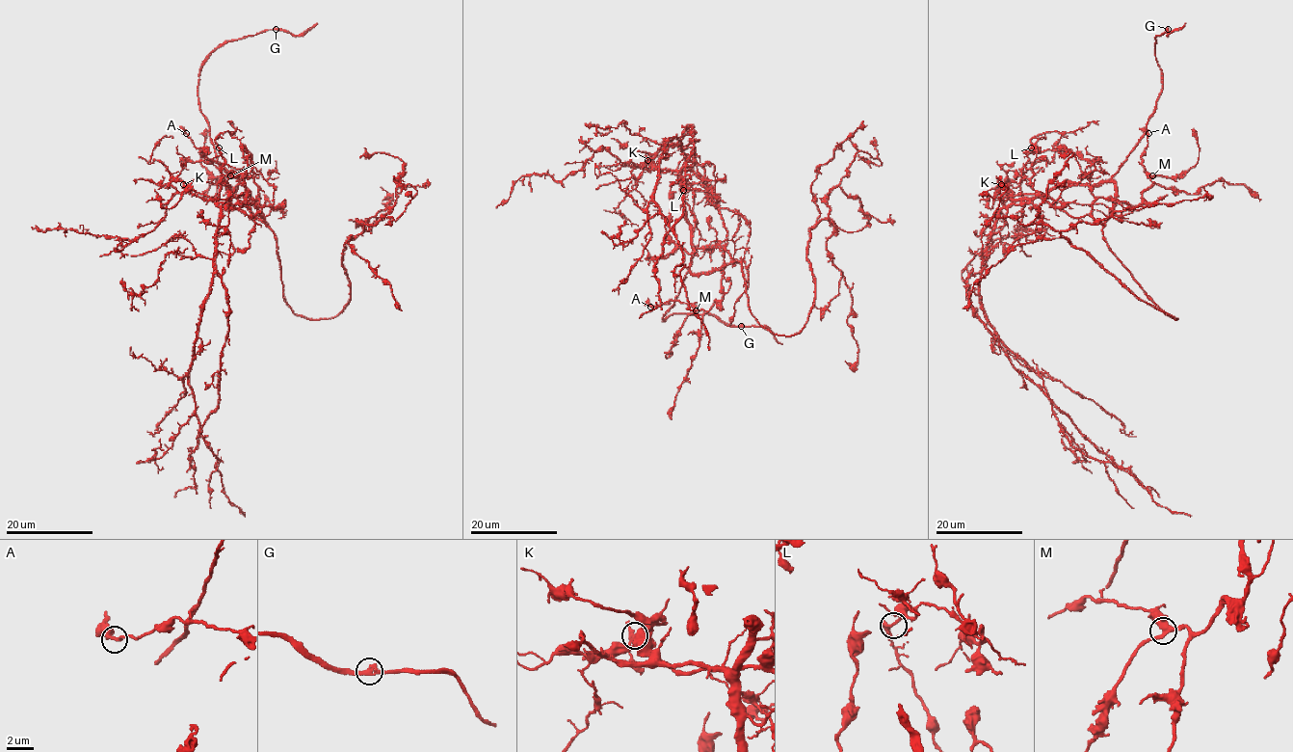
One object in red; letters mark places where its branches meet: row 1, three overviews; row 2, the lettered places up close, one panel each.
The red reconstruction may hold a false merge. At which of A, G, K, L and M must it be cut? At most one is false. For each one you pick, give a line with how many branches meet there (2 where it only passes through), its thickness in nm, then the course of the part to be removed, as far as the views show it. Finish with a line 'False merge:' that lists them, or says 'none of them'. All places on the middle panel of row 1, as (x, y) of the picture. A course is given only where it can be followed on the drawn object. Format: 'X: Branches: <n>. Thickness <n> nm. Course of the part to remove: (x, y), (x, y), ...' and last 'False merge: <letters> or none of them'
False merge: none of them

